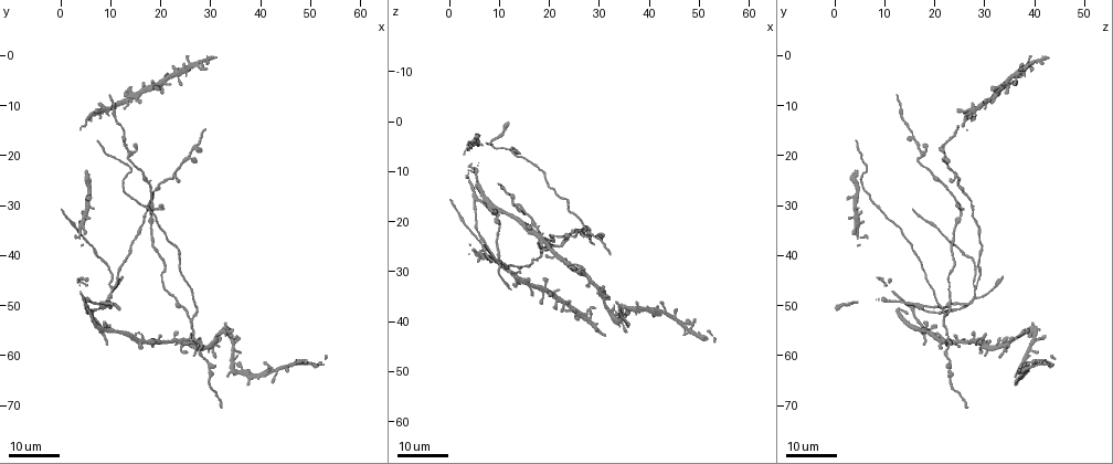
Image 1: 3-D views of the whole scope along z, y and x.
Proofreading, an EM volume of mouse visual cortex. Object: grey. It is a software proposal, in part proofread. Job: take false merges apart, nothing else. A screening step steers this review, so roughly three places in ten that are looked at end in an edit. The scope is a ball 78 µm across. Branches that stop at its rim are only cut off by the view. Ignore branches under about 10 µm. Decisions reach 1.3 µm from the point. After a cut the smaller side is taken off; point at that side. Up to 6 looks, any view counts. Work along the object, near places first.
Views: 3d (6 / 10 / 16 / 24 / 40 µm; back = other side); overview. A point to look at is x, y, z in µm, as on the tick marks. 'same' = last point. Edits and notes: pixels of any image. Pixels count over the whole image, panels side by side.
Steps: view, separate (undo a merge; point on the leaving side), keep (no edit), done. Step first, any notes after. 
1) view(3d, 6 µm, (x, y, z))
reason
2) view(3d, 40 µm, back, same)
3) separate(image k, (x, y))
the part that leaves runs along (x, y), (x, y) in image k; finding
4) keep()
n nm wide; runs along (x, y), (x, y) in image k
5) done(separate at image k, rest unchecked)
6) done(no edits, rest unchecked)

view(3d, 16 µm, (10.0, 48.5, 27.0))

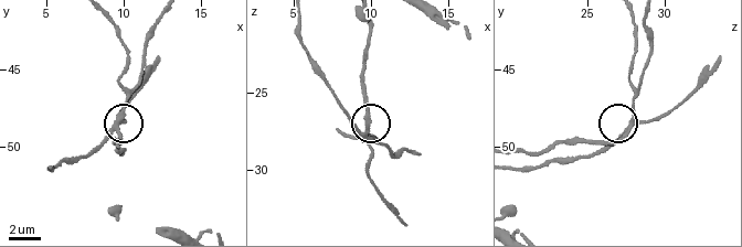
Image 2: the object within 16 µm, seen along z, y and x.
view(3d, 6 µm, (9.4, 49.0, 27.6))

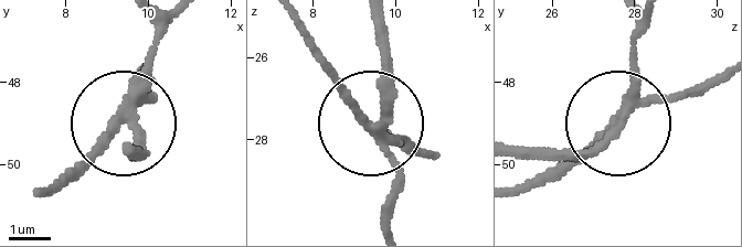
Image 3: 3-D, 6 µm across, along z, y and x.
separate(image 3, (392, 191))
side arm 34 µm; the part that leaves runs along (379, 127), (379, 24) in image 3; a second cell is stuck on

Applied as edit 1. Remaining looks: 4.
view(overview)

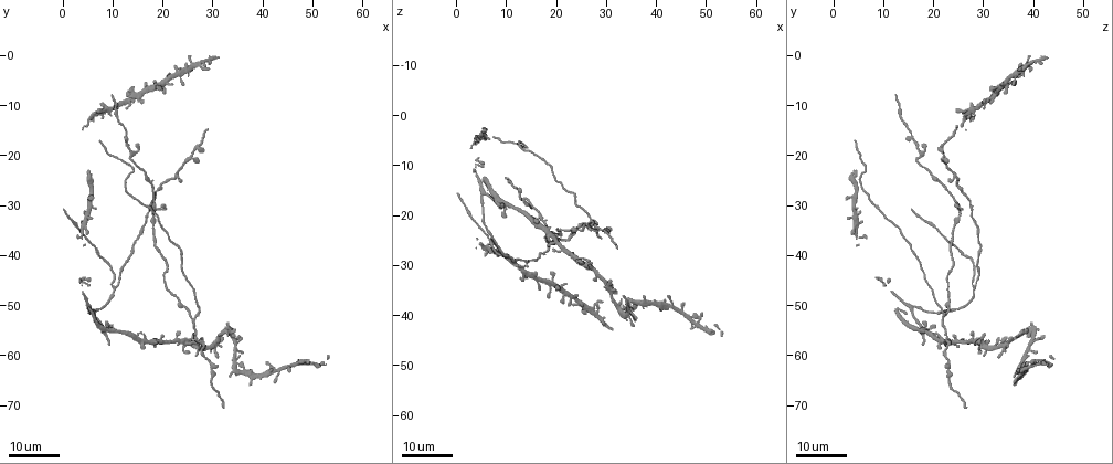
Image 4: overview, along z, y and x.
view(3d, 24 µm, (19.0, 27.0, 25.5))
three arms meet

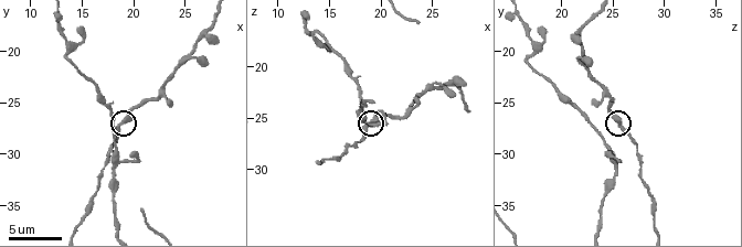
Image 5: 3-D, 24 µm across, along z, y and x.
view(3d, 10 µm, (18.8, 27.2, 25.8))

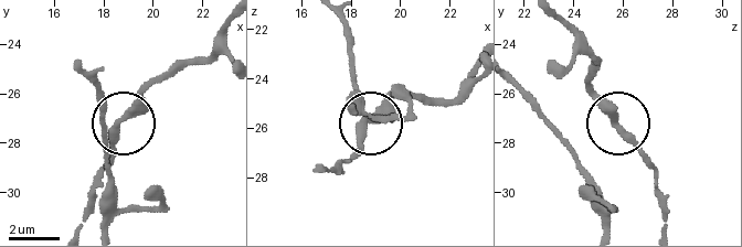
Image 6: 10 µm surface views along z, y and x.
keep()
3 arms; runs along (665, 223), (652, 165), (586, 79) in image 6; continuous, no second cell

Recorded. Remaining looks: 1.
done(separate at image 3, rest unchecked)

